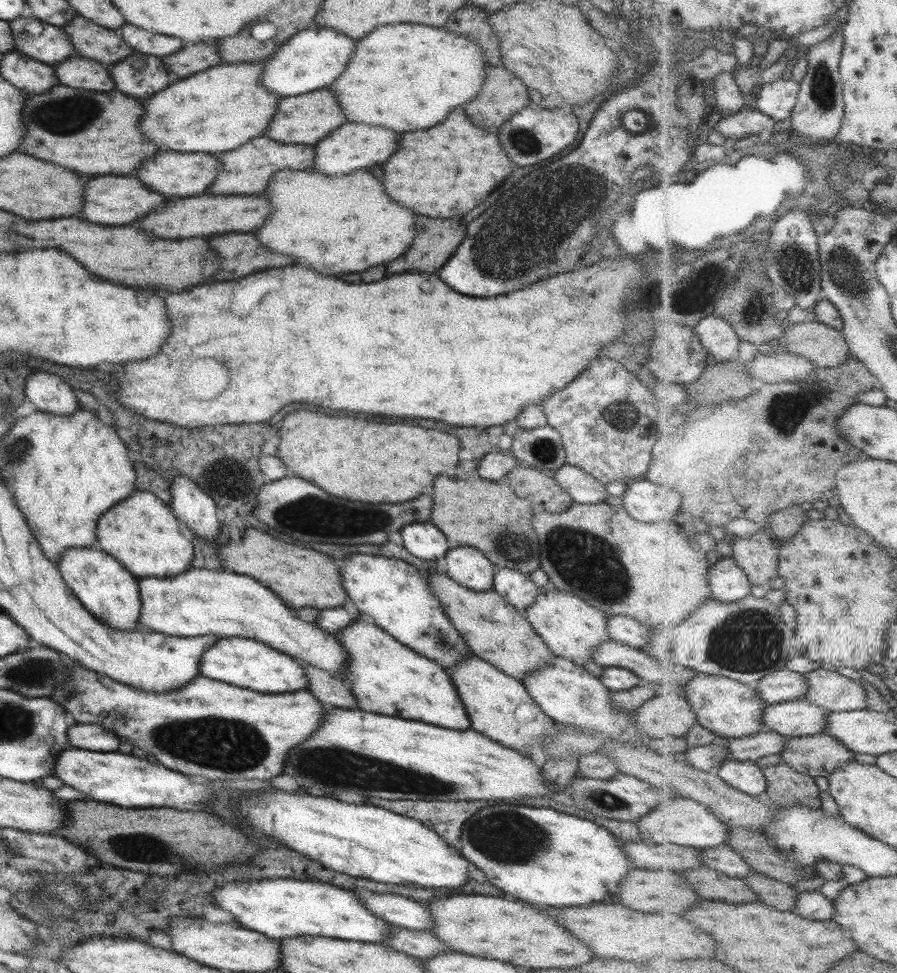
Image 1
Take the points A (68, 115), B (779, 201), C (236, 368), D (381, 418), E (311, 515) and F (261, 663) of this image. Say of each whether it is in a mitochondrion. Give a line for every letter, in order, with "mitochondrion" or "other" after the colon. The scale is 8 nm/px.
A: mitochondrion
B: other
C: mitochondrion
D: other
E: mitochondrion
F: other

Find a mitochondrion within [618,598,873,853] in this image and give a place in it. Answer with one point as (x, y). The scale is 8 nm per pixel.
(754, 642)

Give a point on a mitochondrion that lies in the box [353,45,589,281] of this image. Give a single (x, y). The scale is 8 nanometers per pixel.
(524, 141)

